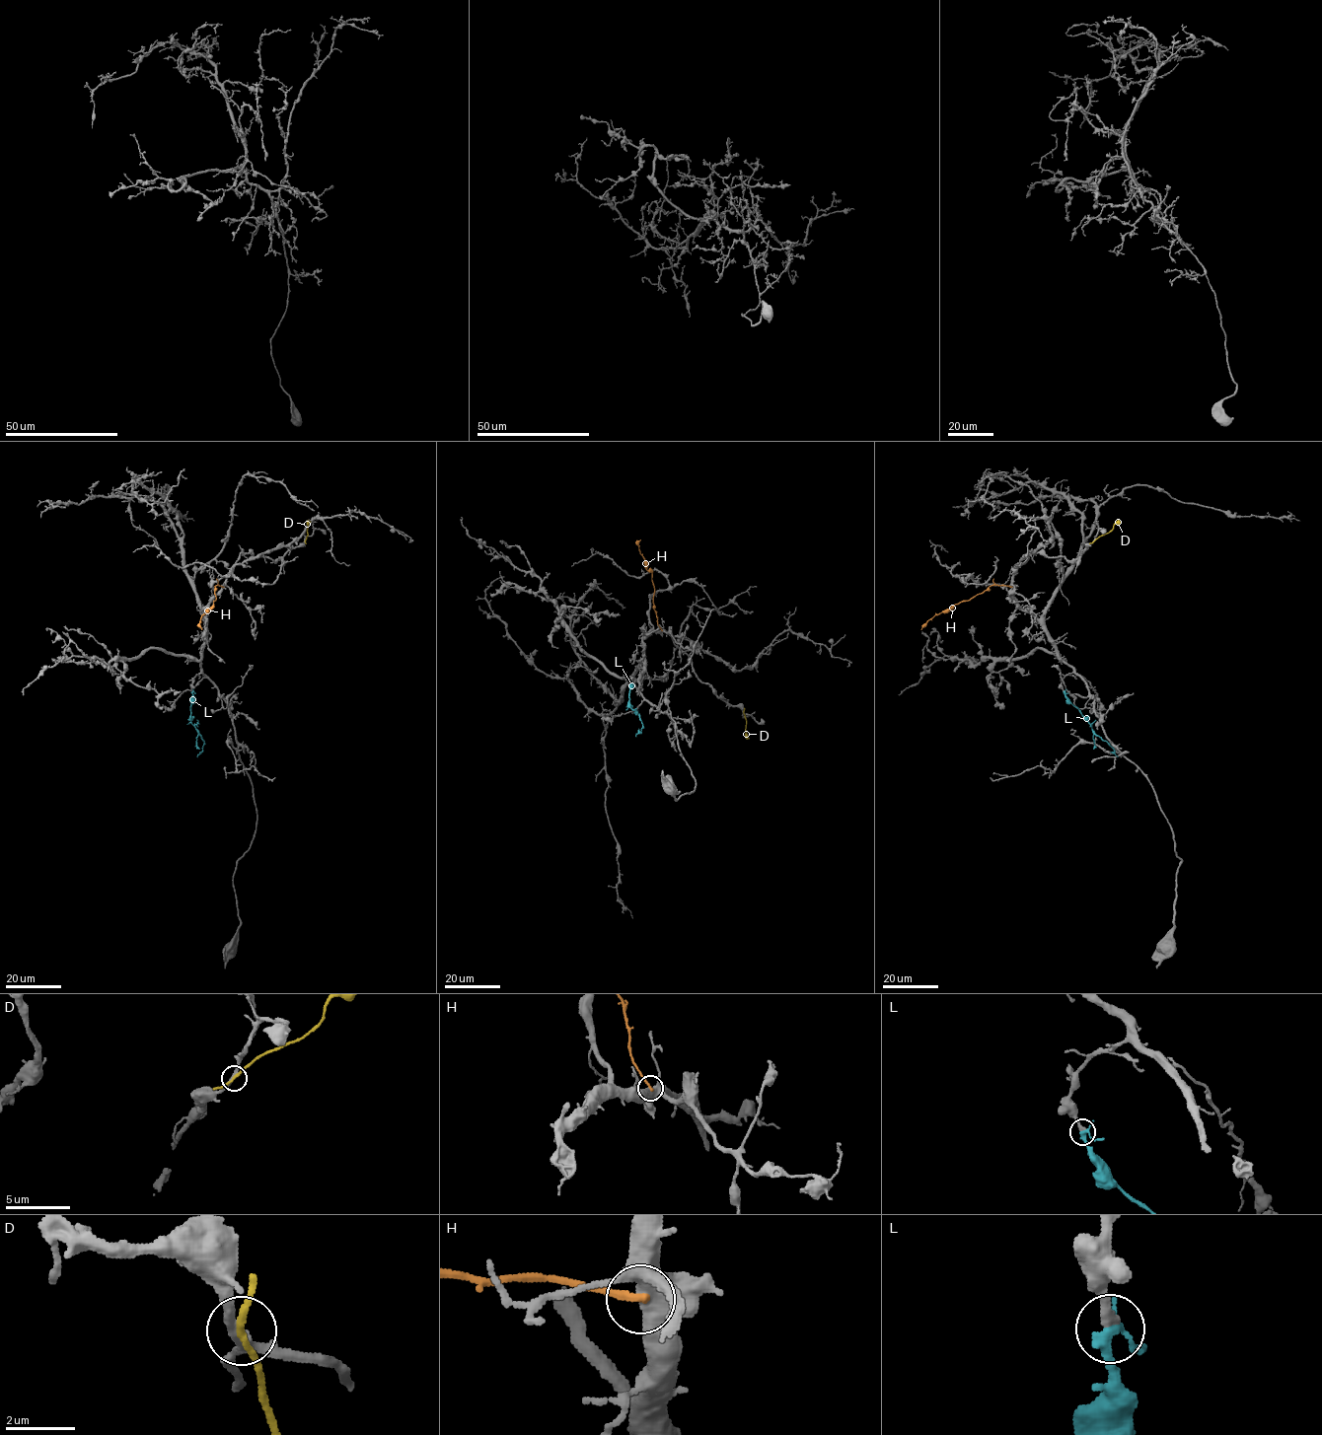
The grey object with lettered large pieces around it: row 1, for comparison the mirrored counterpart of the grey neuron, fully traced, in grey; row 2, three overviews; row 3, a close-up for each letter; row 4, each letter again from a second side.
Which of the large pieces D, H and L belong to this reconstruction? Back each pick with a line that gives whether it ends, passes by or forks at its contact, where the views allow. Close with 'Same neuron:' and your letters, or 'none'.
L: it passes by
Same neuron: L

